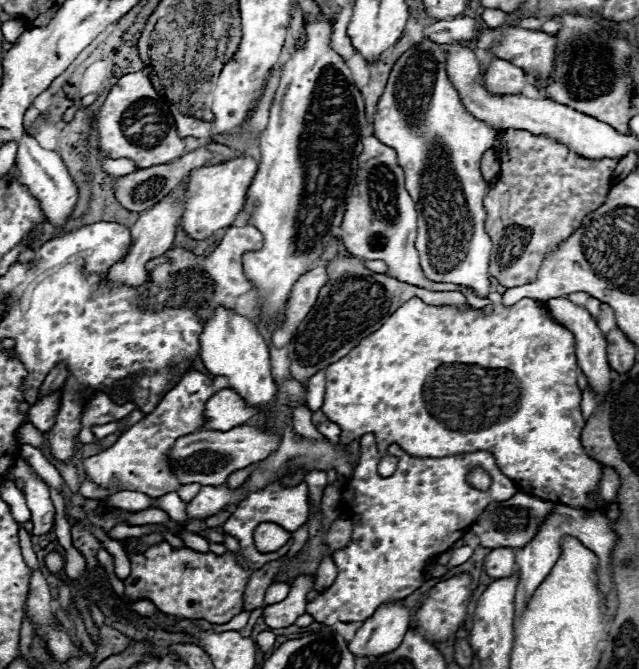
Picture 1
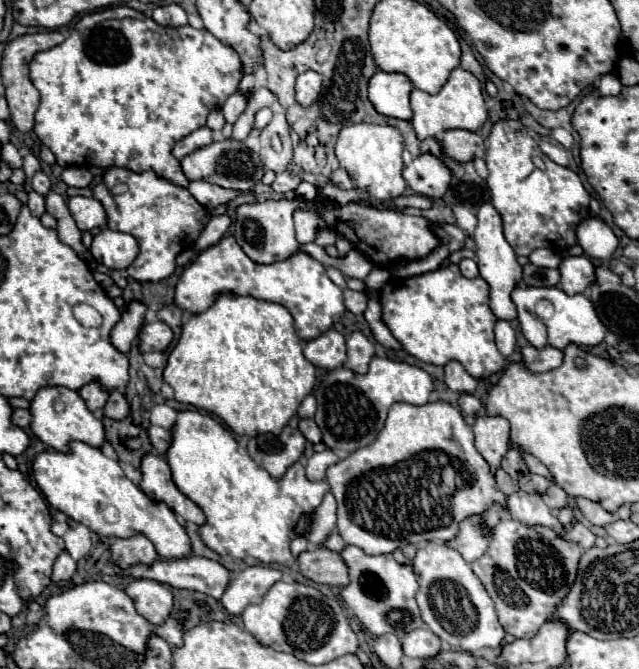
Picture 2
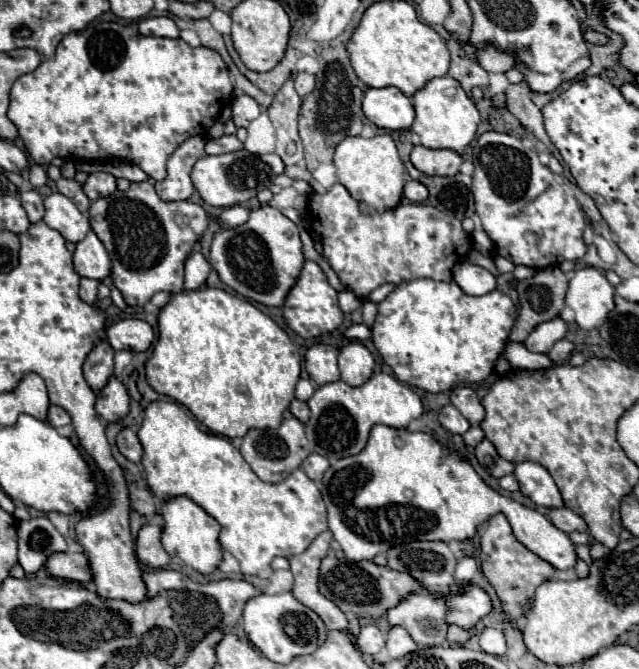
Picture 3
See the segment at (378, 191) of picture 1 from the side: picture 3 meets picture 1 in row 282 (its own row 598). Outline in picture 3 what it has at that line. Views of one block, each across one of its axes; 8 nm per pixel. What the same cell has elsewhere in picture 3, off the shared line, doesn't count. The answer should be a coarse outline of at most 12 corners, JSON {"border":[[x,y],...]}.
{"border":[[410,594],[390,608],[390,624],[402,626],[422,648],[446,640],[464,644],[476,628],[445,622],[446,600]]}

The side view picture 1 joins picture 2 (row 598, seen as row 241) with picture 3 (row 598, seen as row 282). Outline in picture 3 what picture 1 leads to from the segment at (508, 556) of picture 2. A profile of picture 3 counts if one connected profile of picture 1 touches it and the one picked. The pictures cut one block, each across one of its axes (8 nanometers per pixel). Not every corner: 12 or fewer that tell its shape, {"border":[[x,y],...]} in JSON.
{"border":[[504,514],[482,530],[482,574],[518,626],[556,570],[516,540]]}

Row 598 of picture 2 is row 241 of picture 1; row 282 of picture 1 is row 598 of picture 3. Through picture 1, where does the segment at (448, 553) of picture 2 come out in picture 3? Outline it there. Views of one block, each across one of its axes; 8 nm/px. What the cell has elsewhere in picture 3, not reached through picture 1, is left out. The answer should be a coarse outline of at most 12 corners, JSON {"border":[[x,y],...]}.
{"border":[[482,588],[448,598],[446,622],[470,628],[492,612]]}

